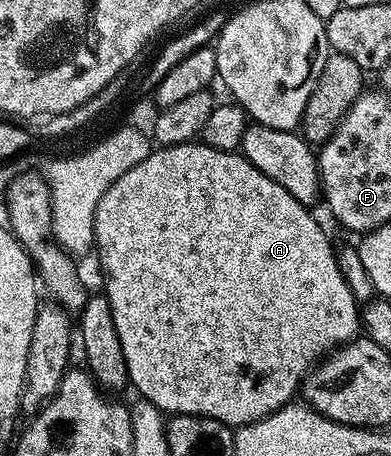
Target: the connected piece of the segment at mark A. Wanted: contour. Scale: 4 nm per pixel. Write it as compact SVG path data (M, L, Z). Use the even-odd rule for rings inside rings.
M201 140L151 149L149 156L144 160L140 160L140 164L136 164L128 172L124 172L124 176L120 176L120 180L116 180L116 184L112 184L112 188L108 188L108 192L104 192L104 196L96 208L94 244L96 255L98 254L98 262L102 265L102 274L106 277L104 293L106 299L112 304L112 320L116 320L116 332L120 336L120 348L124 348L126 377L129 385L131 387L135 386L139 390L137 393L141 397L148 399L152 404L156 404L158 410L170 416L175 414L195 414L201 418L220 420L223 424L231 428L247 426L249 422L259 422L262 418L267 418L272 412L279 410L281 406L291 405L299 393L303 378L310 373L315 363L325 358L326 355L334 353L338 347L346 345L347 342L354 341L360 330L360 304L352 296L352 292L340 272L336 246L330 243L329 236L322 231L321 224L310 213L312 213L311 207L306 206L300 200L296 200L284 188L280 188L280 184L276 184L276 180L268 180L268 176L264 176L264 172L260 172L260 168L253 166L241 152L217 150L206 145Z

